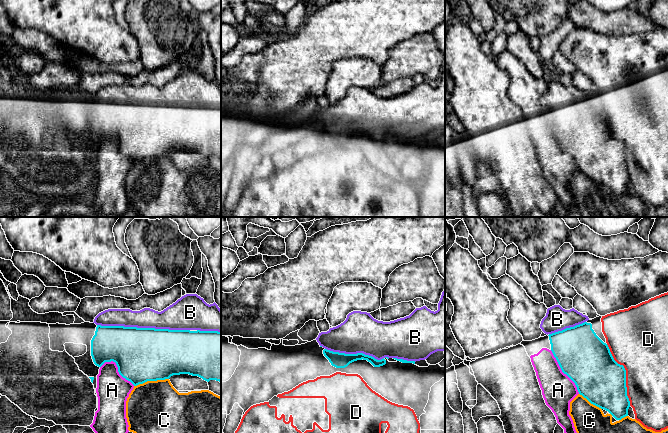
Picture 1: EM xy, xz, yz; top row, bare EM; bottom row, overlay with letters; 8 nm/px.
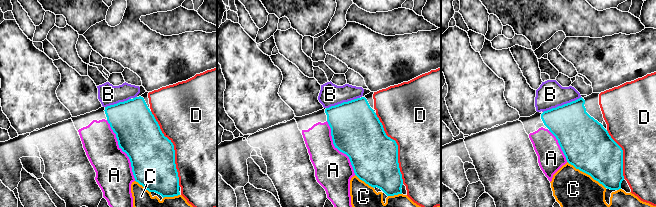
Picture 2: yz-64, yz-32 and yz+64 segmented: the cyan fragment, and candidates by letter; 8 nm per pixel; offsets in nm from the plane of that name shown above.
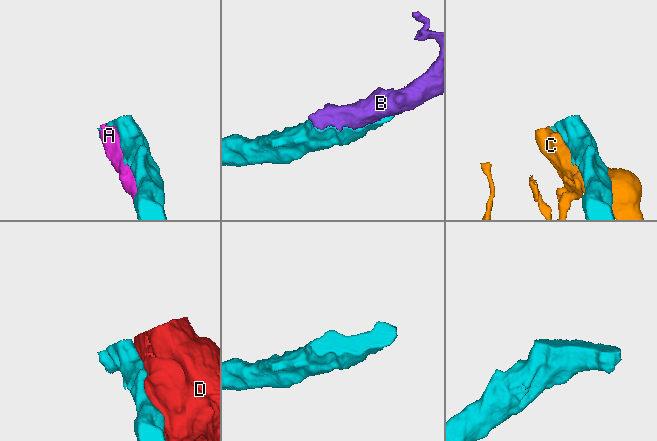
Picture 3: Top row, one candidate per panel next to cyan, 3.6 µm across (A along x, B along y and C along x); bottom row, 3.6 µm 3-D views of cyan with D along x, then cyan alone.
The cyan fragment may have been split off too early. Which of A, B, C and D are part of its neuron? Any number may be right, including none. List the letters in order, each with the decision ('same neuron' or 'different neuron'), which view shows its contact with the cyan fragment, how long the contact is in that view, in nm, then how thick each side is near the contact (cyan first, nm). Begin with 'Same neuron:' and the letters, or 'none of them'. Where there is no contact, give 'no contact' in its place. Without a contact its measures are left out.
Same neuron: B
A: different neuron | yz | 420 nm | 400/260 nm
B: same neuron | xy | 750 nm | 440/190 nm
C: different neuron | xy | 280 nm | 440/480 nm
D: different neuron | yz | 550 nm | 380/420 nm

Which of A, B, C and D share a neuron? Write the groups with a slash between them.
A / B / C / D

